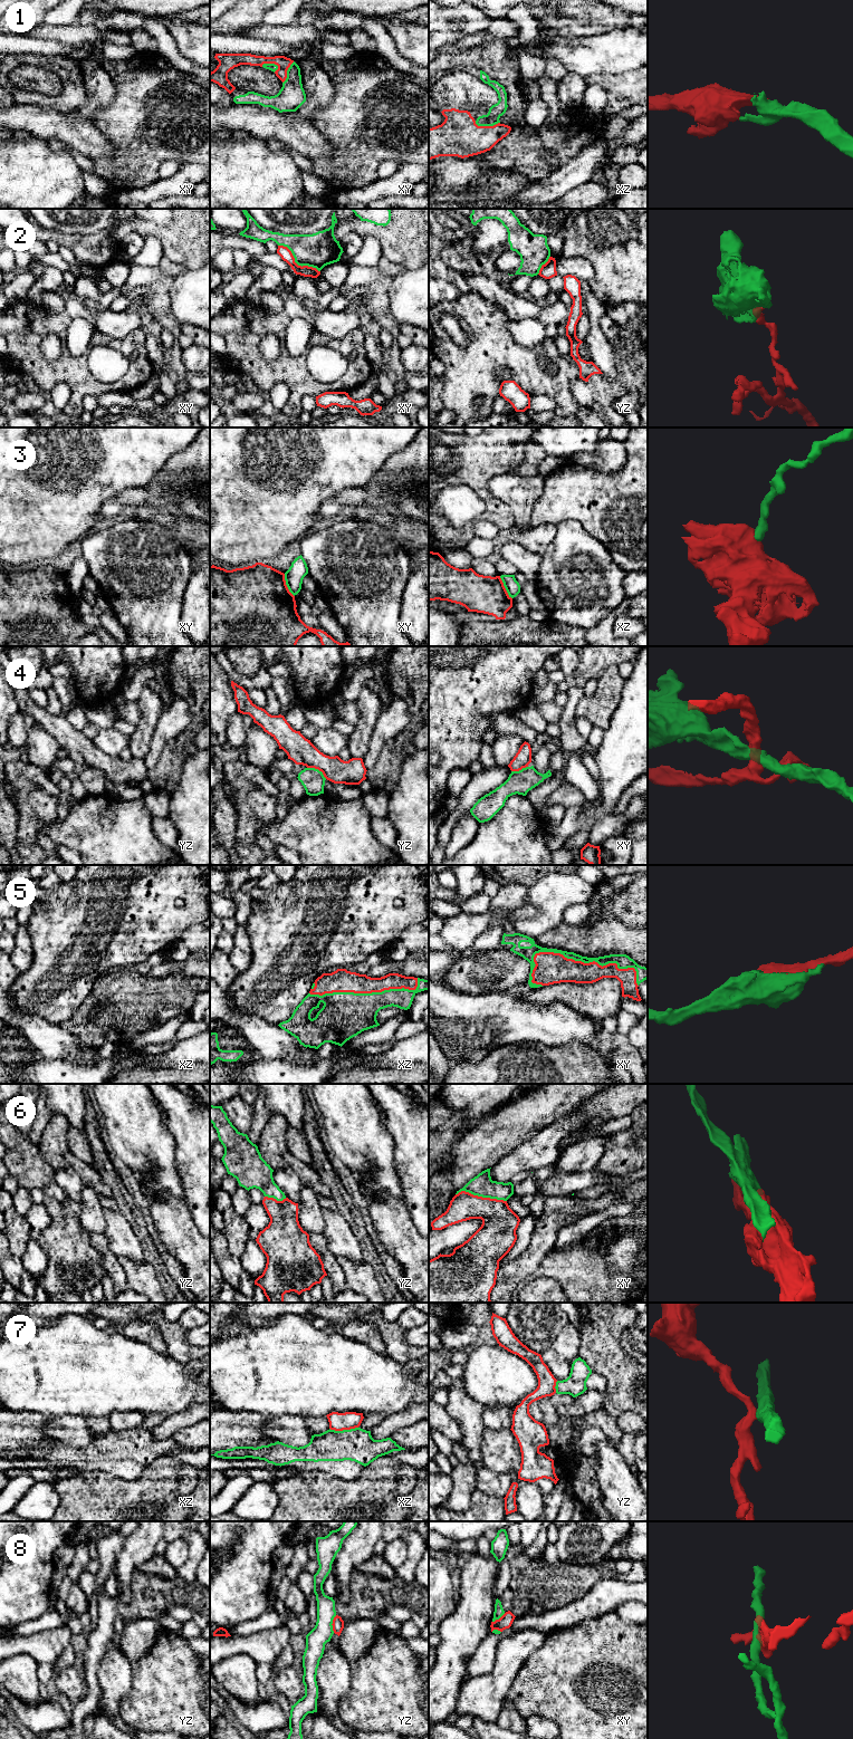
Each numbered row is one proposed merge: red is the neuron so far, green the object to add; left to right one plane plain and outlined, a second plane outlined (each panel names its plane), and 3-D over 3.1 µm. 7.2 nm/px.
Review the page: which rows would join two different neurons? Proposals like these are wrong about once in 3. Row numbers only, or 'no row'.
2, 3, 4, 6, 7, 8

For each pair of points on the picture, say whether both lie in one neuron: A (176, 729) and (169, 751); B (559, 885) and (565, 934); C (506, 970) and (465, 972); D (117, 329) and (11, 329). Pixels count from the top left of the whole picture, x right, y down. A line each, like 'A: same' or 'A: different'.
A: different
B: different
C: same
D: different

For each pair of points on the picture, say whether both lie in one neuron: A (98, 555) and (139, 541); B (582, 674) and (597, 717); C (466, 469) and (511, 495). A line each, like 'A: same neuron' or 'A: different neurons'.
A: same neuron
B: different neurons
C: different neurons

